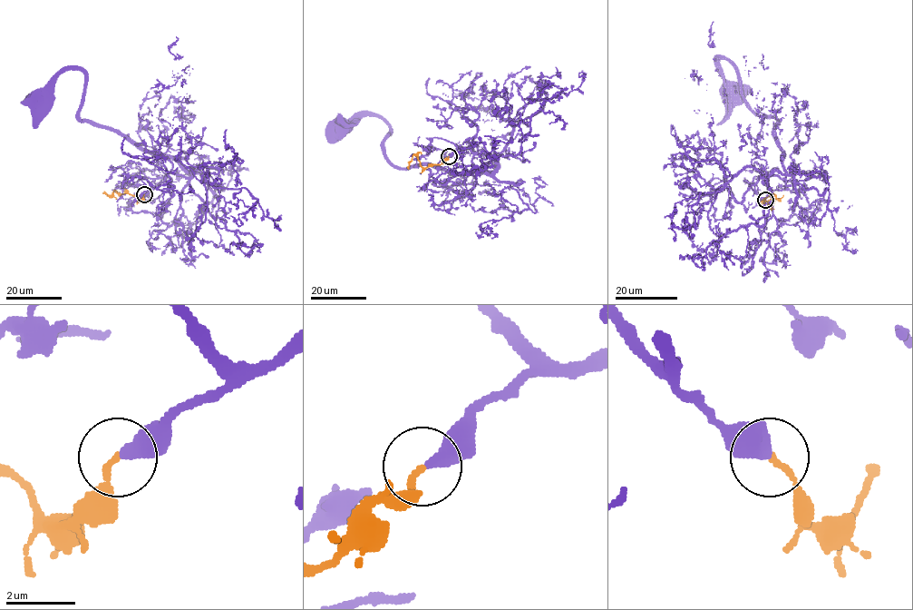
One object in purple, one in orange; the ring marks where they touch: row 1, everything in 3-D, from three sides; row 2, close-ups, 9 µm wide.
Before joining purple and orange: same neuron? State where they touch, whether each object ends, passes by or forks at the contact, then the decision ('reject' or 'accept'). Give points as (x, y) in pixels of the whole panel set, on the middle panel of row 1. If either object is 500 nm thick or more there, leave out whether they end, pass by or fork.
(449, 156) | purple ends | orange ends | accept

